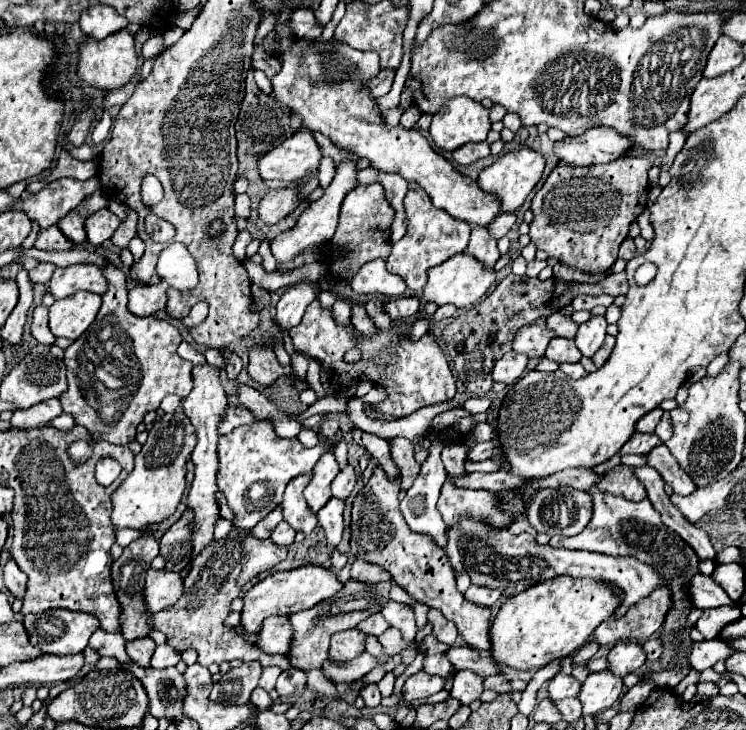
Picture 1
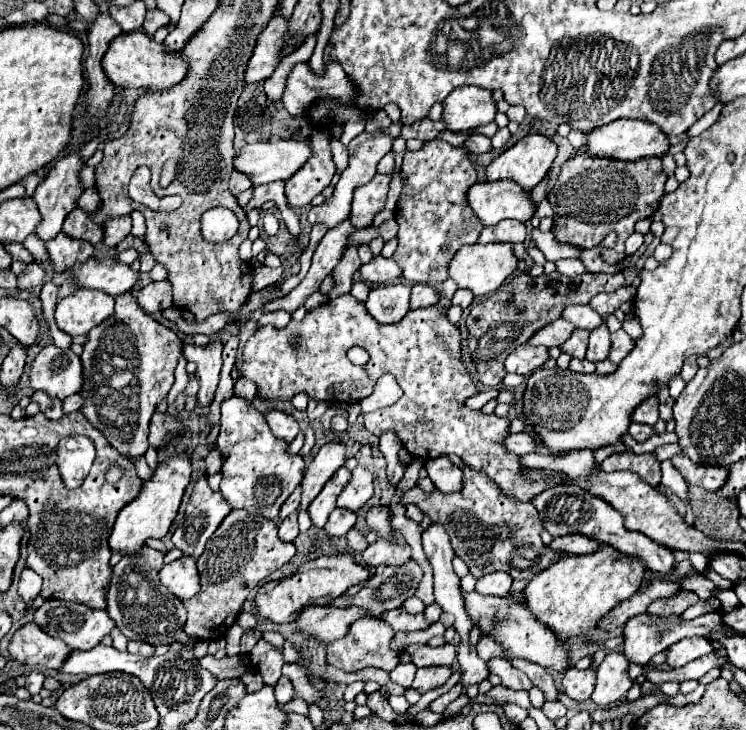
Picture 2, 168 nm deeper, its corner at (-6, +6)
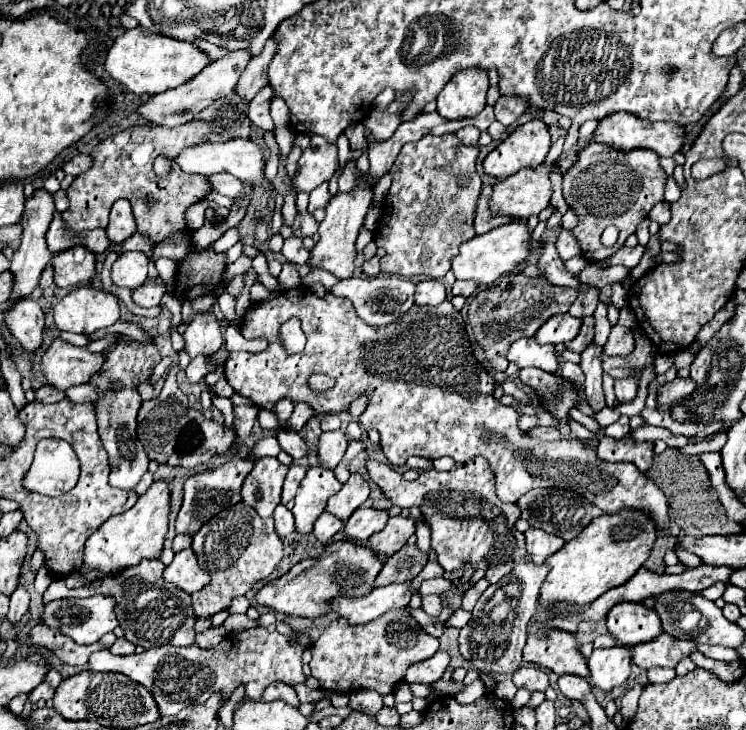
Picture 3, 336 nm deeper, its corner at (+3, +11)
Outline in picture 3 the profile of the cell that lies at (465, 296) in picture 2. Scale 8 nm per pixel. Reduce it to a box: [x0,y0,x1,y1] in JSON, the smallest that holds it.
[453,280,479,298]

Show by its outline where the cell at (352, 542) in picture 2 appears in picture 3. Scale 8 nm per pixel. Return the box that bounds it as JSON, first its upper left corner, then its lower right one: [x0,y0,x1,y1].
[345,508,389,544]

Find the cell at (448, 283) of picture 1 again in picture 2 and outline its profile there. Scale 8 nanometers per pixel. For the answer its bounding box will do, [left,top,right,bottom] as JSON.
[448,243,518,297]

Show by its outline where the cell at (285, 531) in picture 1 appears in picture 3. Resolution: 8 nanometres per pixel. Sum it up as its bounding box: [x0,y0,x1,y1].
[273,504,295,538]

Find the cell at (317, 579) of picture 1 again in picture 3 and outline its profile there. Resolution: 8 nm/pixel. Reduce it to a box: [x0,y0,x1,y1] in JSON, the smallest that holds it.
[257,540,383,618]

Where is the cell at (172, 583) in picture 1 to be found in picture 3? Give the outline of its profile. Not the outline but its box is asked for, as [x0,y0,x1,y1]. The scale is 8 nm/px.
[163,548,211,594]

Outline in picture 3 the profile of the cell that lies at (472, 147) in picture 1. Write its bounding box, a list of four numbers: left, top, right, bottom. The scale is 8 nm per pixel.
[457,126,481,146]

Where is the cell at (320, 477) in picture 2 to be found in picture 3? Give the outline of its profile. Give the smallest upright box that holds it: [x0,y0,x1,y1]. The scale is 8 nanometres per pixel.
[319,430,347,468]

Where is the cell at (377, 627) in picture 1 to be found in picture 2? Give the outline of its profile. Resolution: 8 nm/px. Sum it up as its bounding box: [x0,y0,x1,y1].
[380,607,428,631]

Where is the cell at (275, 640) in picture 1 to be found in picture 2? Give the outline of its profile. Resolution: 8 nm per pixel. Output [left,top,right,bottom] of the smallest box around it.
[294,605,368,643]

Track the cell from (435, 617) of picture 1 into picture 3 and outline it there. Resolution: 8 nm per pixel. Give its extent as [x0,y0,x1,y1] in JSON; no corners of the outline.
[423,596,441,616]

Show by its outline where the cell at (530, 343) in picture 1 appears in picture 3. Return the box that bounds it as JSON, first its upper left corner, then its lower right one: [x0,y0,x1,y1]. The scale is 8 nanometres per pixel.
[535,314,581,344]

